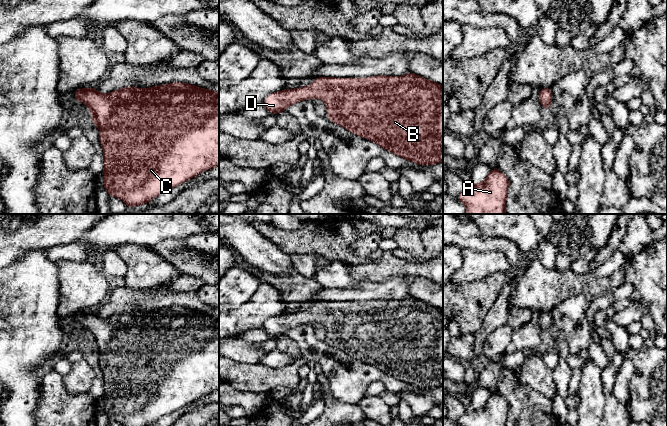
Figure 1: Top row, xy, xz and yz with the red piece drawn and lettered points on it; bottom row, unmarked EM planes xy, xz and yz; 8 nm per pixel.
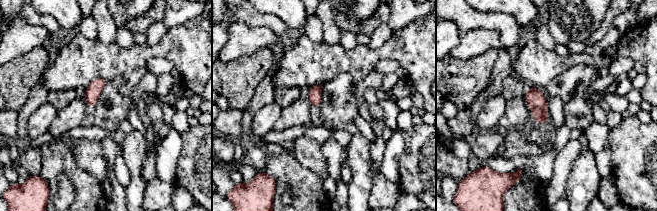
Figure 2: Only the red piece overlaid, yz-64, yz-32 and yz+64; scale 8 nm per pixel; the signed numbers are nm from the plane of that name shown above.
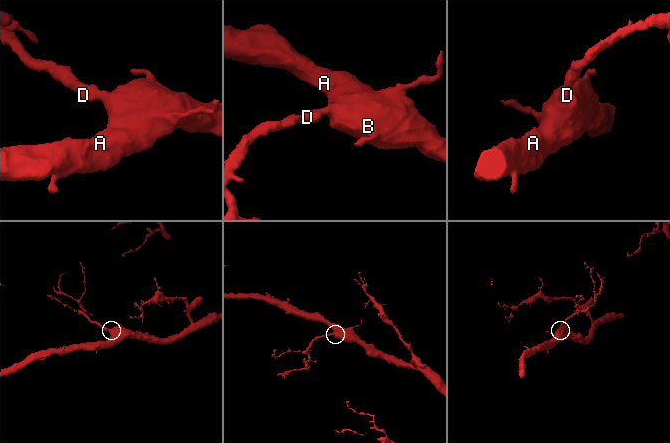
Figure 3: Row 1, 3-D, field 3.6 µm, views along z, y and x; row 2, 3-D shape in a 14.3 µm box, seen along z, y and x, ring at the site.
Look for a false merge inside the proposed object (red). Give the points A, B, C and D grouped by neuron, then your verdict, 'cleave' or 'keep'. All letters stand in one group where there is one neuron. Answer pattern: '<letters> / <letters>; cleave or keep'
A B C D; keep

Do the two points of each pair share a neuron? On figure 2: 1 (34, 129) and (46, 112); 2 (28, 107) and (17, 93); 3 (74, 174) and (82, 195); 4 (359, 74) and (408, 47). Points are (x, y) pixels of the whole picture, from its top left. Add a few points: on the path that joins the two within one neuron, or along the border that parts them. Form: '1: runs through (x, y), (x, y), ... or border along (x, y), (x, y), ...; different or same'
1: runs through (37, 125), (44, 116); same
2: border along (38, 82), (32, 88), (24, 104), (17, 111); different
3: runs through (79, 179), (82, 182), (82, 190); same
4: runs through (370, 61), (377, 54), (395, 48); same

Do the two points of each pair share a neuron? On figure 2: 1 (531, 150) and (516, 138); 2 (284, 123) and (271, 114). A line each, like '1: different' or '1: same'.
1: same
2: different

